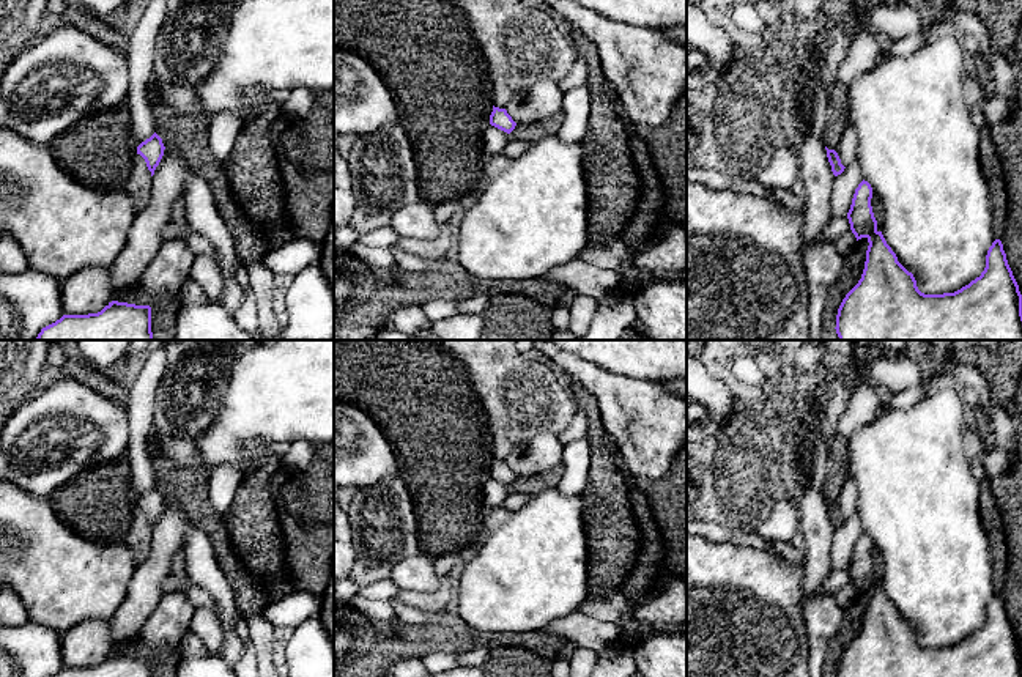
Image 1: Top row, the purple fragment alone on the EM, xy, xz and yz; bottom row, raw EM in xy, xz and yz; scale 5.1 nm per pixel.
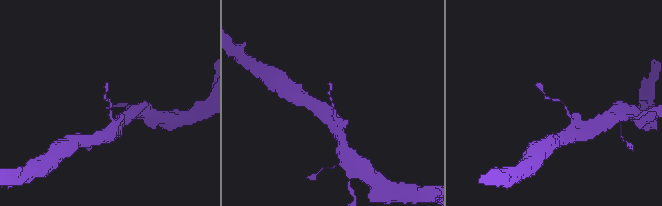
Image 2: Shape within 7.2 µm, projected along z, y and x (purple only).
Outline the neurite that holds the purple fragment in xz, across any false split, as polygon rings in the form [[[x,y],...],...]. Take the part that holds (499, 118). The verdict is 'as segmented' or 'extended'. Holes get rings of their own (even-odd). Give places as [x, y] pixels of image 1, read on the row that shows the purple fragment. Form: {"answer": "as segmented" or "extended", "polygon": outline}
{"answer": "as segmented", "polygon": [[[493,105],[493,112],[490,115],[490,124],[510,134],[517,123],[512,120],[512,117],[507,113],[505,109],[499,109]]]}

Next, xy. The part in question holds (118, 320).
{"answer": "as segmented", "polygon": [[[112,301],[98,313],[63,315],[35,340],[153,340],[151,307]]]}

